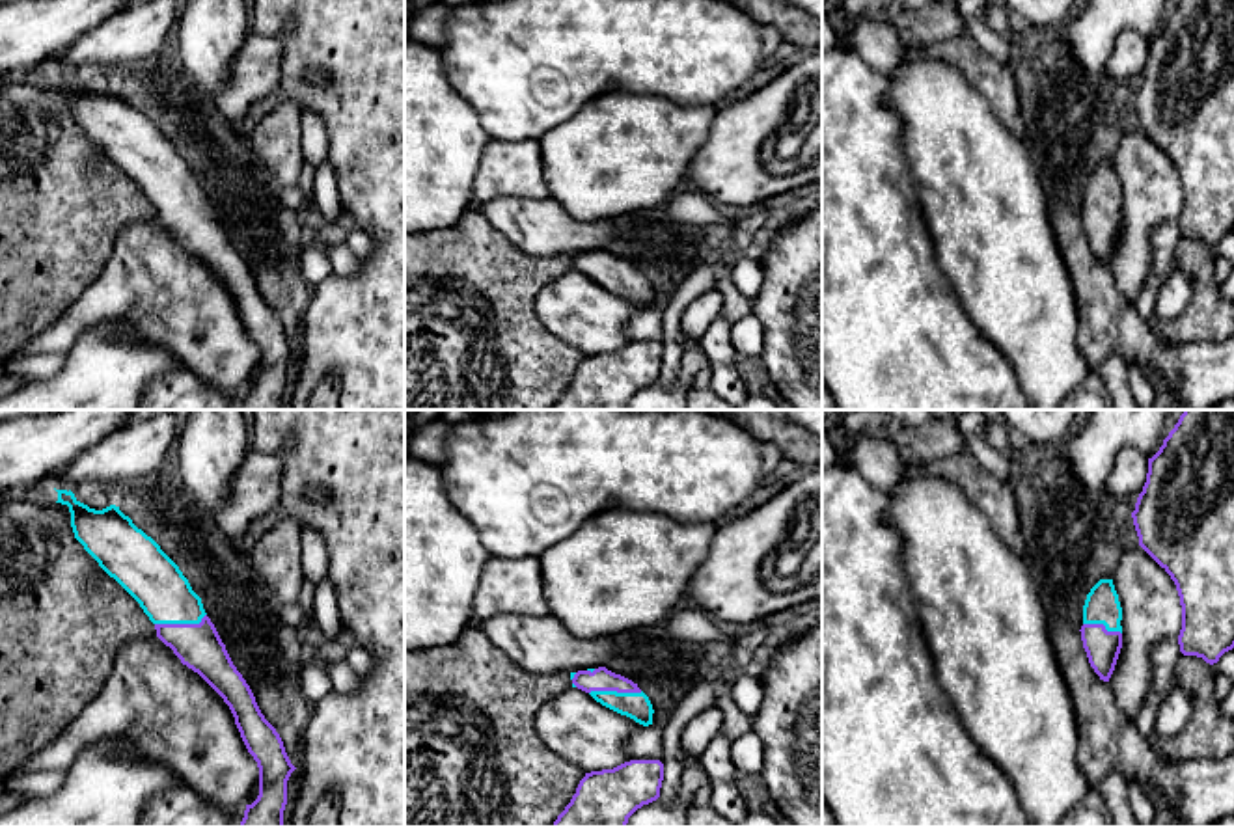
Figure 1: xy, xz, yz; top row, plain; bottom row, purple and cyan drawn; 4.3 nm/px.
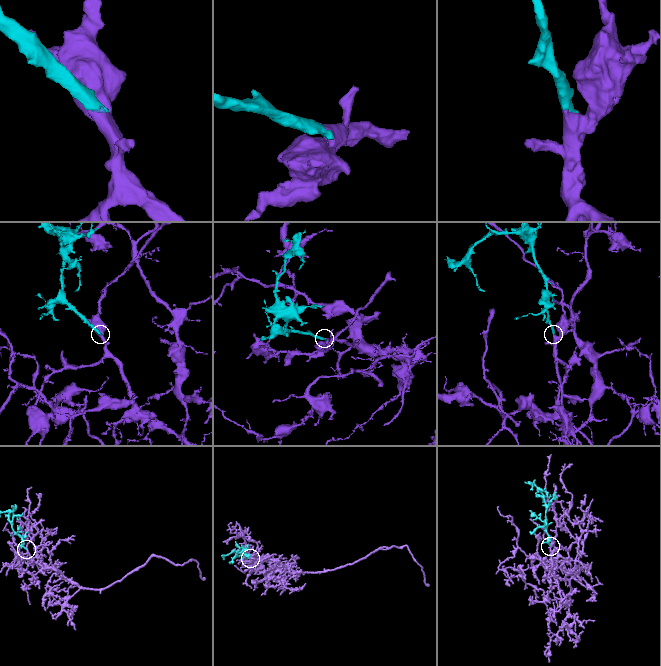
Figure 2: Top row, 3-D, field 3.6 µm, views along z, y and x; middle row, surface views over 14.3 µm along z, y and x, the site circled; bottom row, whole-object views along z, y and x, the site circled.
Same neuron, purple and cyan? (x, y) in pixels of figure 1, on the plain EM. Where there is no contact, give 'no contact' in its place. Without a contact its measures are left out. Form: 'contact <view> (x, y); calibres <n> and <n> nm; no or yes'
contact xy (181, 207); calibres 200 and 240 nm; yes

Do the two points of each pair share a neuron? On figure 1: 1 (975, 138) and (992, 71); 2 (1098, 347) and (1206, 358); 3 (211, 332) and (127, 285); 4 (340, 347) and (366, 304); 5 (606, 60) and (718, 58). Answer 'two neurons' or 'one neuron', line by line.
1: two neurons
2: one neuron
3: one neuron
4: one neuron
5: one neuron

